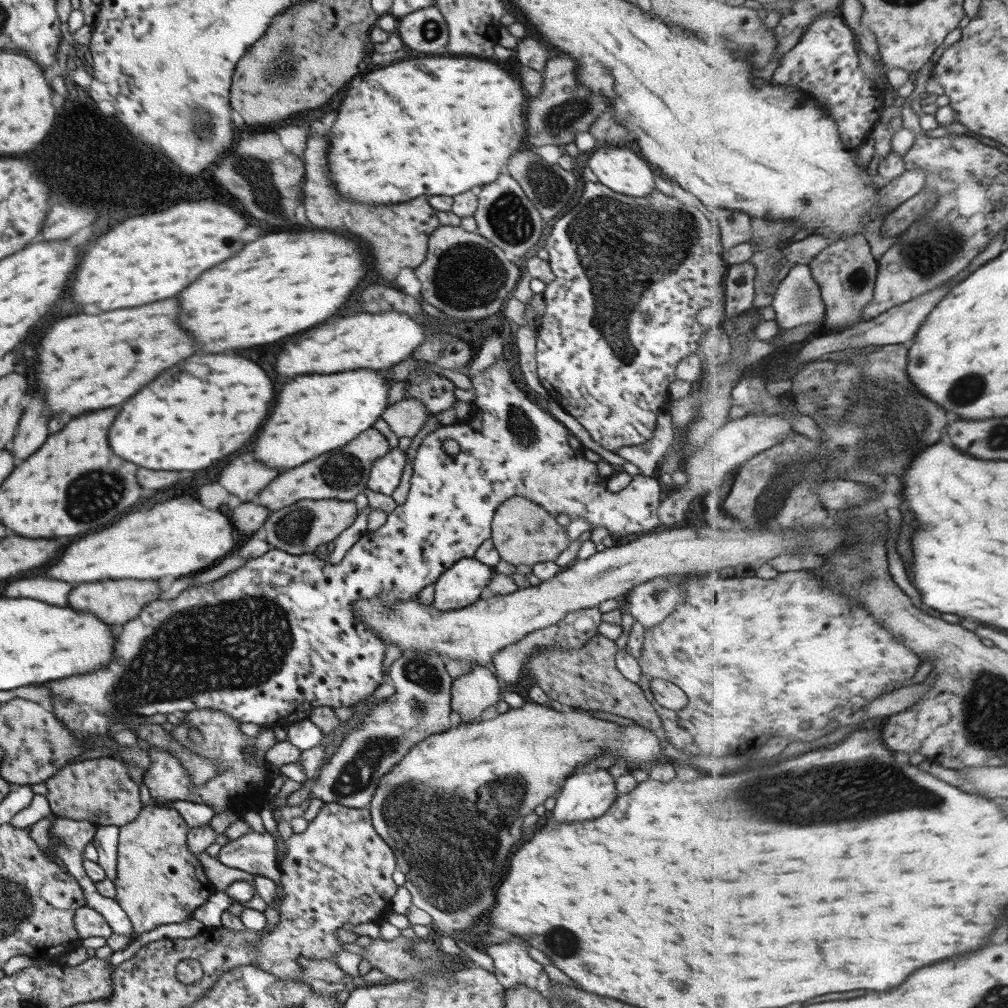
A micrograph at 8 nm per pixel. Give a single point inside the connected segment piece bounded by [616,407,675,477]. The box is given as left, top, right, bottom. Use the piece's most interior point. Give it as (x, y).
(646, 456)

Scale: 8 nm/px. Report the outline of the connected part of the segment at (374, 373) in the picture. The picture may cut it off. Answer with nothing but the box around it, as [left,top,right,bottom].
[254,368,391,473]

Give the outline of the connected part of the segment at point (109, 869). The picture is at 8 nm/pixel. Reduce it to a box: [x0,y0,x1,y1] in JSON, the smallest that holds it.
[92,825,119,882]

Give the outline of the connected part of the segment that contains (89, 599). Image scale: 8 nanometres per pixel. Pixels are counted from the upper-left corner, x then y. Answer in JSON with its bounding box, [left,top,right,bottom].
[68,578,162,628]

